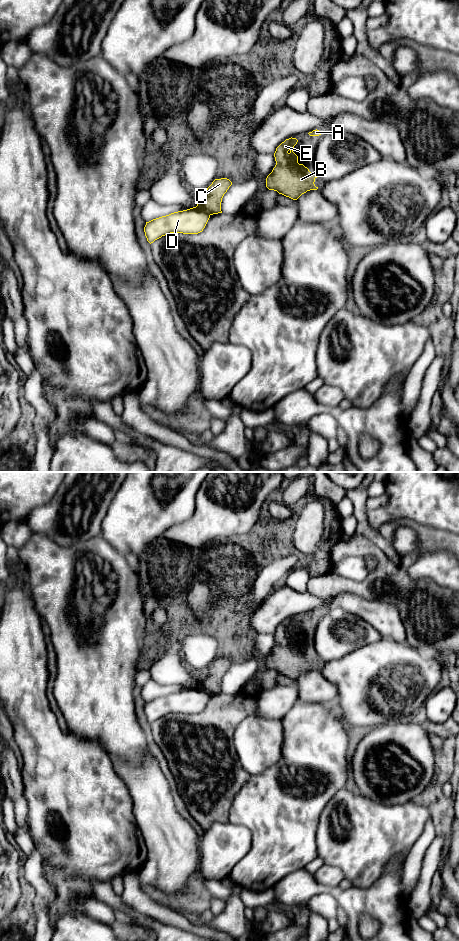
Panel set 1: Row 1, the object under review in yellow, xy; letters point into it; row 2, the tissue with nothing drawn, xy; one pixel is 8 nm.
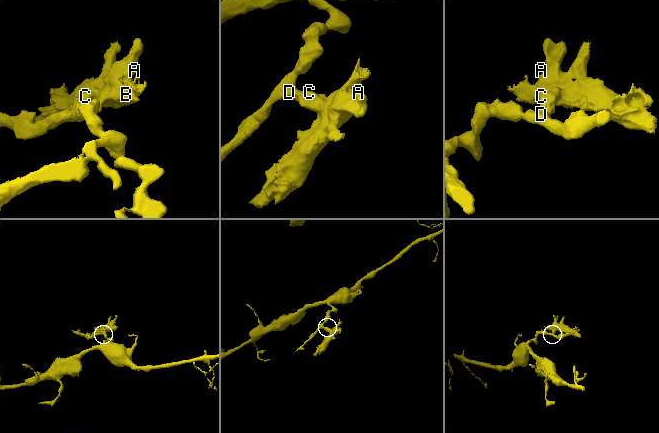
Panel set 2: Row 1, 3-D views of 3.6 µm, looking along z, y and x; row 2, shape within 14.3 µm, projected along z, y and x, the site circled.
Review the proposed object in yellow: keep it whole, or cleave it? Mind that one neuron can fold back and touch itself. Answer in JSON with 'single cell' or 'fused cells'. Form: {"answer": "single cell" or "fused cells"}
{"answer": "fused cells"}

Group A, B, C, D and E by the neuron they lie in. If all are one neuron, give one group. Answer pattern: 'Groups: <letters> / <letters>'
Groups: A B C E / D

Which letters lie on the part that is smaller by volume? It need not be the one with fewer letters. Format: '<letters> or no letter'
A, B, C, E

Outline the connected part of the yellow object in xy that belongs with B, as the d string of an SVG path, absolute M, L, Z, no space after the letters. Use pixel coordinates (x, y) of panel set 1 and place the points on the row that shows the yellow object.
M296 138L282 142L274 153L276 165L266 178L266 187L286 197L297 200L310 190L317 190L314 182L317 173L311 173L307 167L298 163L298 156L293 152Z

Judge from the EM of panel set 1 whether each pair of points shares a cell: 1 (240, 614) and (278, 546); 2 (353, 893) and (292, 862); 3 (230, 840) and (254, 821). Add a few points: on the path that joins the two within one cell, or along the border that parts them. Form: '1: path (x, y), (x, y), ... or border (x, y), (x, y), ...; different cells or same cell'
1: path (240, 596), (240, 578), (260, 558); same cell
2: border (303, 867), (282, 878); different cells
3: border (227, 821), (241, 824), (250, 832), (249, 851); different cells

